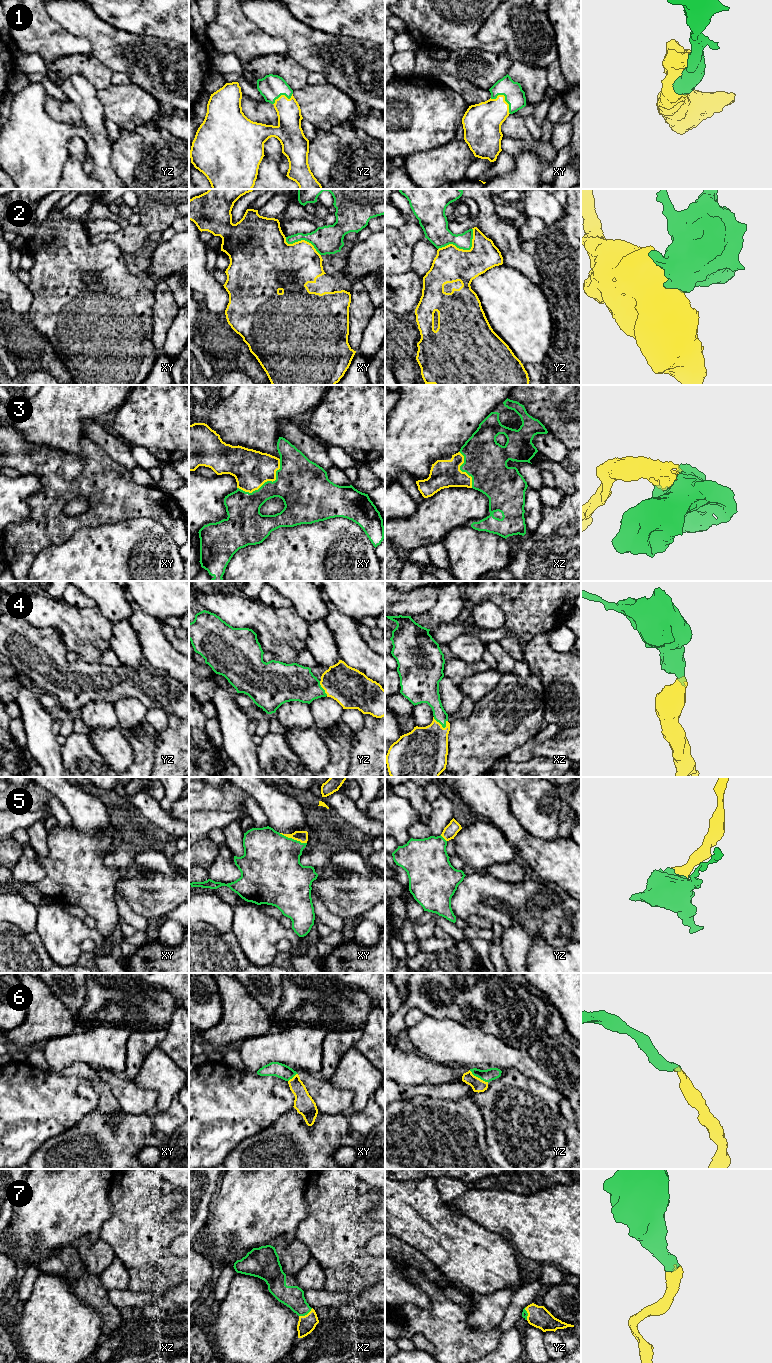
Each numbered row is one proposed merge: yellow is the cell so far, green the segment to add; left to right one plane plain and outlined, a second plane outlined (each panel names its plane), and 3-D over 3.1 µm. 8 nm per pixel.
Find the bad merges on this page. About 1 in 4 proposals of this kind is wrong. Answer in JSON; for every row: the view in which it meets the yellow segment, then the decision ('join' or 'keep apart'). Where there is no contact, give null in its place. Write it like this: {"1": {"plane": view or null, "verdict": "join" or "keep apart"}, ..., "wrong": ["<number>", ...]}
{"1": {"plane": "xy", "verdict": "join"}, "2": {"plane": "yz", "verdict": "keep apart"}, "3": {"plane": "xy", "verdict": "join"}, "4": {"plane": "xz", "verdict": "join"}, "5": {"plane": "xy", "verdict": "join"}, "6": {"plane": "yz", "verdict": "join"}, "7": {"plane": "xz", "verdict": "join"}, "wrong": ["2"]}

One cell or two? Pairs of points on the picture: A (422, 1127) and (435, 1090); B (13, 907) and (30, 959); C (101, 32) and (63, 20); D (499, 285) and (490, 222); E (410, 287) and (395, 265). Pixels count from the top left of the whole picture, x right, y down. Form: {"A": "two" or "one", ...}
{"A": "two", "B": "one", "C": "one", "D": "two", "E": "two"}

